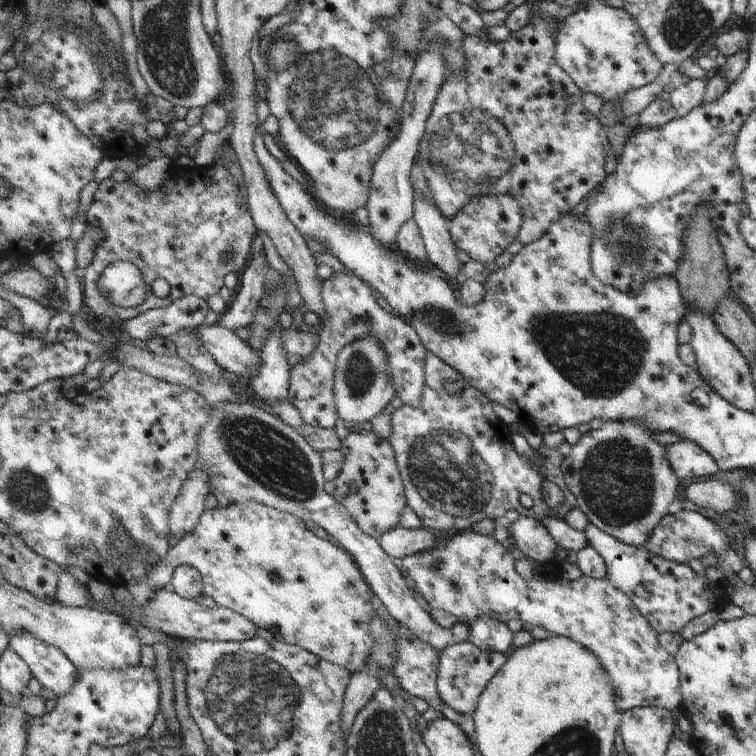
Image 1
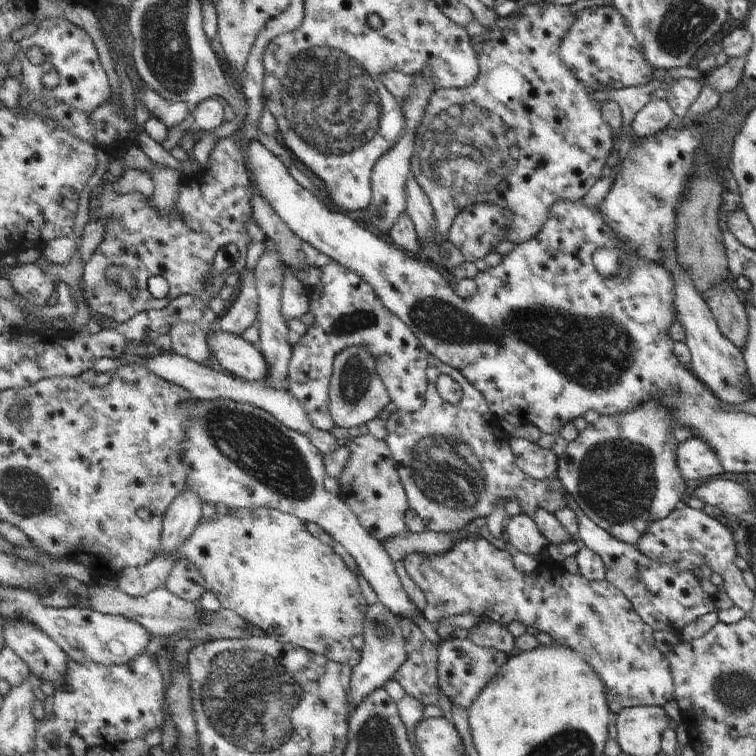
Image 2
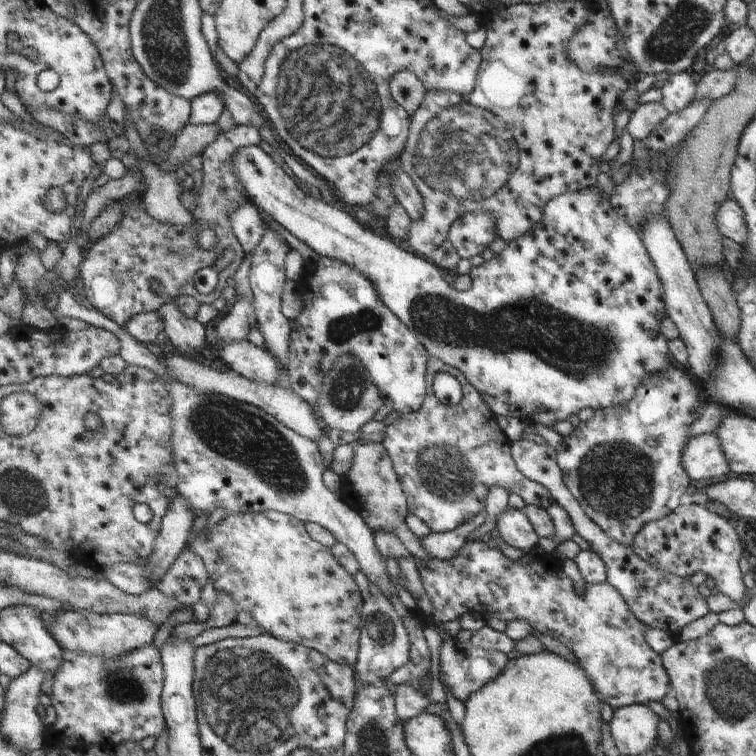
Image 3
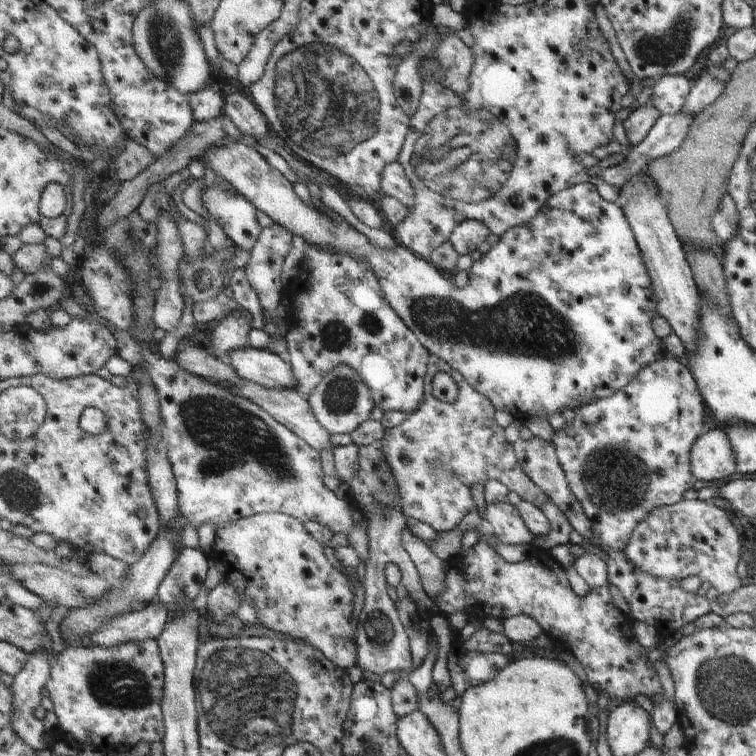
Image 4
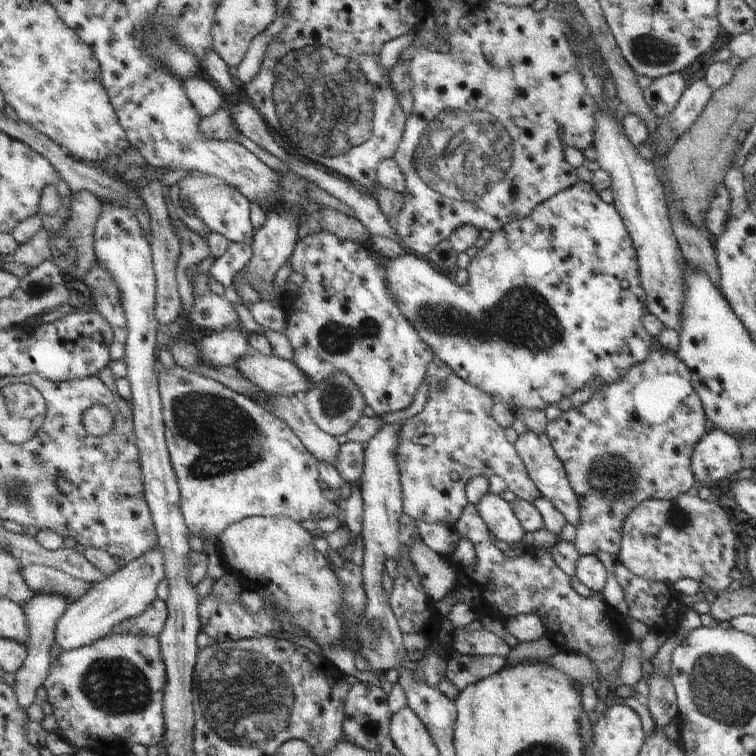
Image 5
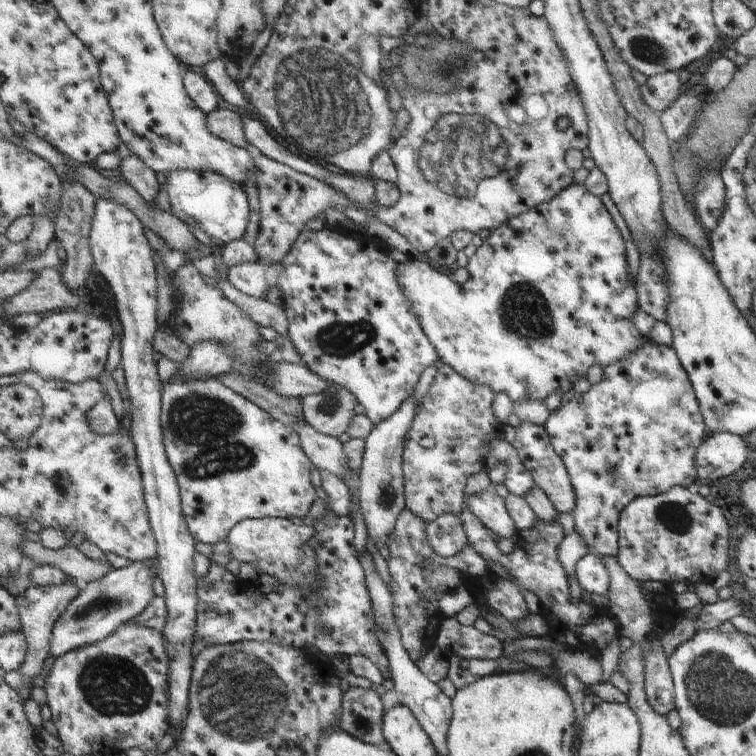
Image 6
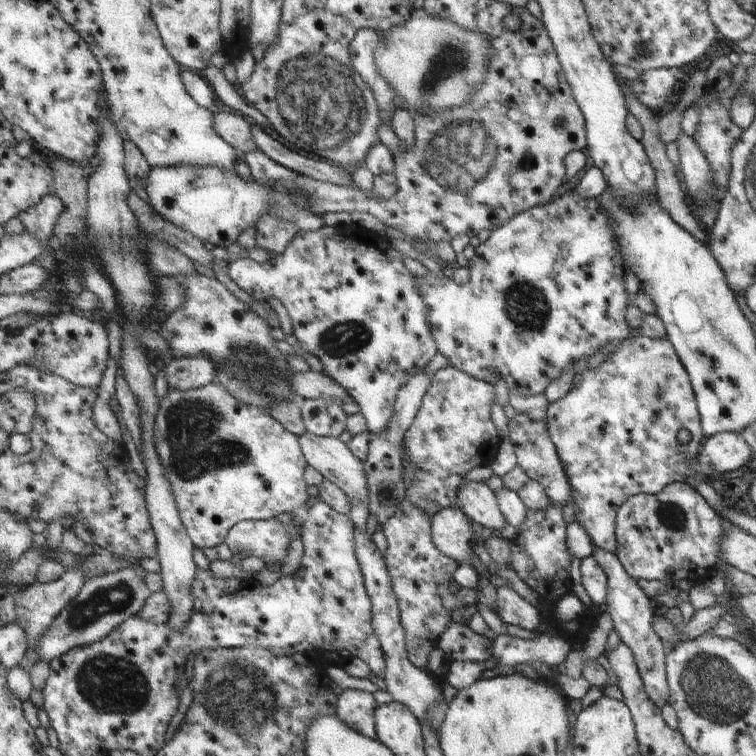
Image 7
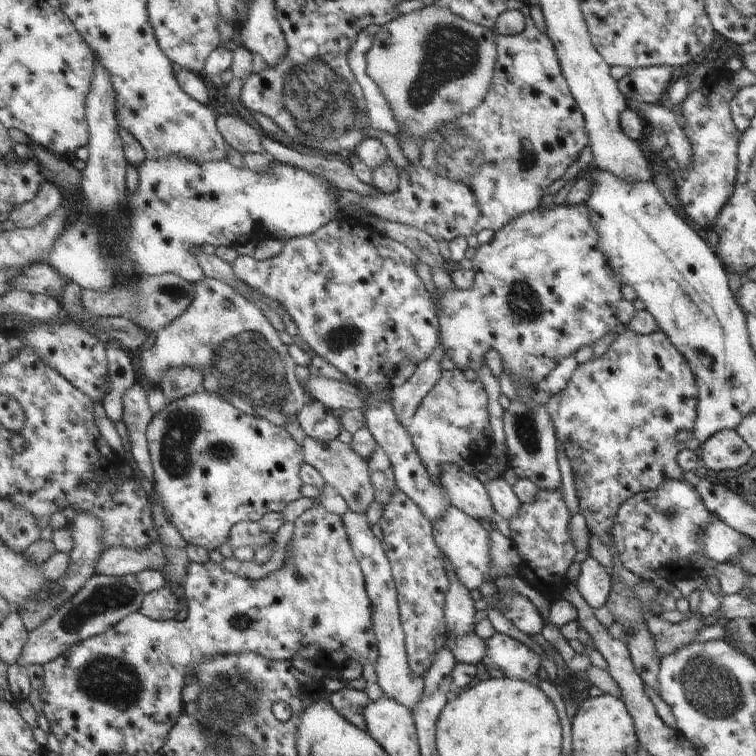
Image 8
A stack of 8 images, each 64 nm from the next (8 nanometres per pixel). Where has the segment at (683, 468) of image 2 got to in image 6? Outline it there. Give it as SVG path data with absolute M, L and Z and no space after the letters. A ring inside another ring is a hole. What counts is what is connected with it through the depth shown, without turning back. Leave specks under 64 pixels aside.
M730 433L707 434L694 455L696 477L717 480L737 472L752 451L744 440Z

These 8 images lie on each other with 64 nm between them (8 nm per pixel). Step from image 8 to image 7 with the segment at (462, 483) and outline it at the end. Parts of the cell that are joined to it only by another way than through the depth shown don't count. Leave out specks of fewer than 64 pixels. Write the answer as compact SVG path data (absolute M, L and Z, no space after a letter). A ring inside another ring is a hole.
M468 482L459 488L460 509L481 527L491 529L500 536L505 524L510 524L501 512L496 493L485 483Z

